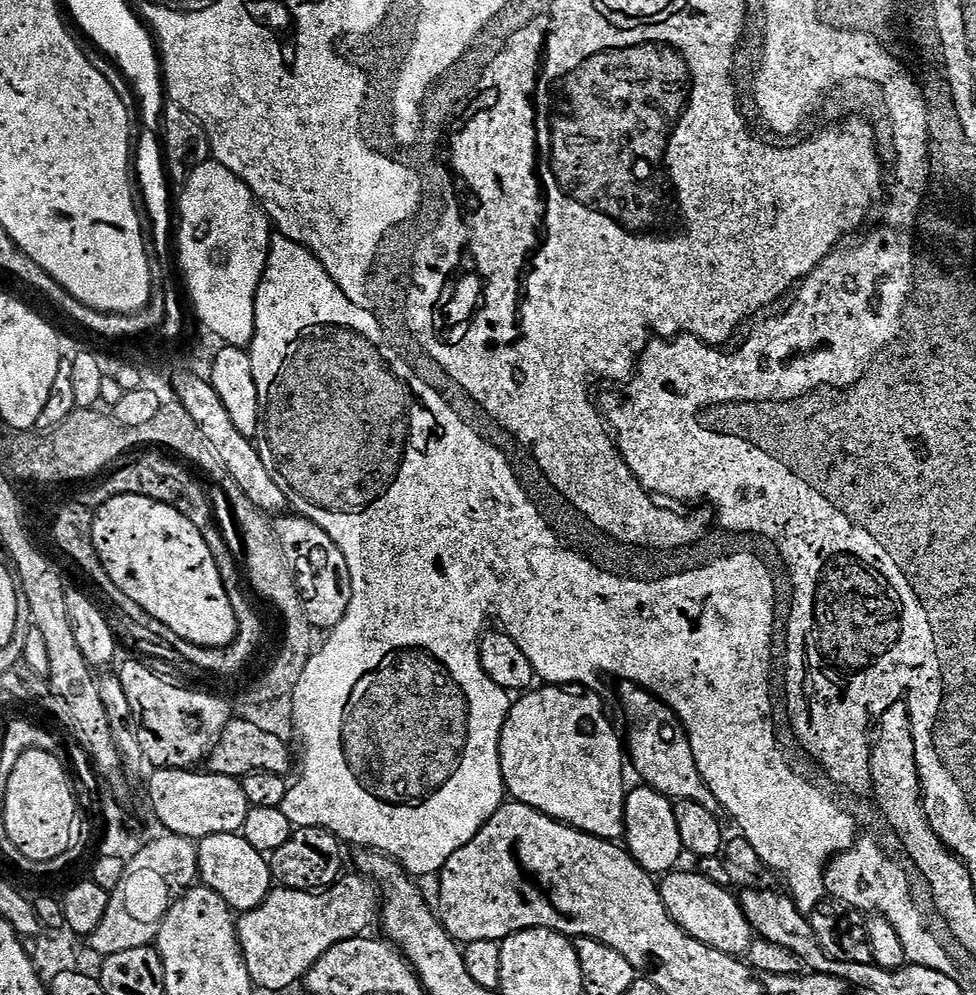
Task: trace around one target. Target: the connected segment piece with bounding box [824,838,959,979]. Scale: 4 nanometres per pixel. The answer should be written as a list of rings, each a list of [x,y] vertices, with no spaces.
[[[860,838],[853,844],[850,850],[841,852],[828,863],[828,869],[824,871],[824,890],[831,899],[841,900],[850,906],[854,906],[859,912],[865,914],[879,914],[887,919],[894,930],[897,931],[898,938],[901,939],[902,946],[905,948],[907,959],[914,964],[921,964],[929,967],[930,970],[941,971],[942,974],[949,975],[952,979],[959,979],[956,966],[952,964],[946,950],[934,938],[934,934],[928,932],[927,923],[918,907],[918,900],[912,897],[912,892],[908,889],[908,876],[904,873],[905,869],[900,864],[892,861],[877,843],[875,839]]]

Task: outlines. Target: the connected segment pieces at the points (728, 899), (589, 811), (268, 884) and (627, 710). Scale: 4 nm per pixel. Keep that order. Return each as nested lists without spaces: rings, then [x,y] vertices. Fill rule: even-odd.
[[[673,870],[667,873],[658,884],[660,897],[672,921],[686,934],[690,934],[690,938],[694,938],[698,942],[702,942],[706,946],[710,946],[714,950],[718,950],[727,956],[743,957],[752,944],[754,933],[750,922],[747,920],[746,914],[743,912],[739,899],[737,899],[735,895],[731,896],[731,894],[728,893],[729,889],[725,887],[725,885],[710,882],[710,878],[700,875],[699,871],[680,871],[681,870]]]
[[[553,685],[540,686],[523,693],[508,709],[508,716],[505,724],[501,728],[500,740],[500,765],[502,766],[502,778],[507,795],[517,804],[525,804],[550,818],[560,820],[564,824],[569,824],[580,832],[585,832],[591,836],[597,836],[600,840],[609,842],[620,842],[624,839],[624,764],[626,768],[626,756],[622,751],[622,740],[615,736],[608,729],[608,720],[604,717],[604,712],[600,709],[601,698],[594,692],[586,694],[574,694],[572,690]]]
[[[210,834],[196,844],[196,857],[203,887],[214,890],[214,894],[222,897],[233,913],[243,914],[254,910],[274,887],[269,857],[254,850],[243,834]]]
[[[621,683],[620,708],[624,711],[624,720],[628,723],[628,740],[626,736],[626,756],[636,767],[636,772],[641,776],[647,787],[658,790],[673,802],[685,800],[698,802],[710,810],[710,814],[723,817],[725,815],[722,802],[714,798],[710,786],[698,774],[698,762],[694,762],[694,750],[690,750],[690,742],[686,730],[680,724],[676,713],[672,712],[665,704],[661,704],[652,693],[637,684]]]

